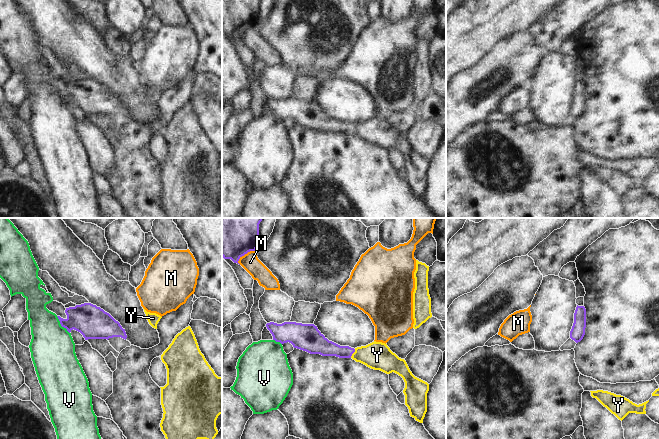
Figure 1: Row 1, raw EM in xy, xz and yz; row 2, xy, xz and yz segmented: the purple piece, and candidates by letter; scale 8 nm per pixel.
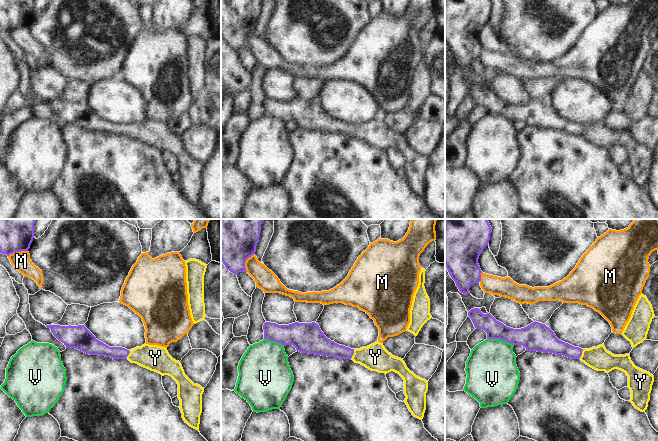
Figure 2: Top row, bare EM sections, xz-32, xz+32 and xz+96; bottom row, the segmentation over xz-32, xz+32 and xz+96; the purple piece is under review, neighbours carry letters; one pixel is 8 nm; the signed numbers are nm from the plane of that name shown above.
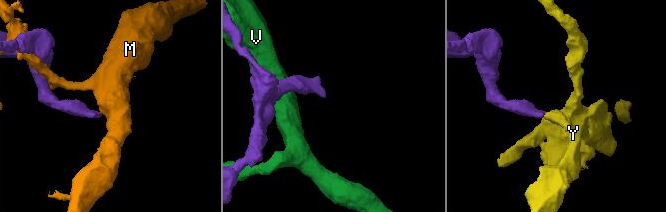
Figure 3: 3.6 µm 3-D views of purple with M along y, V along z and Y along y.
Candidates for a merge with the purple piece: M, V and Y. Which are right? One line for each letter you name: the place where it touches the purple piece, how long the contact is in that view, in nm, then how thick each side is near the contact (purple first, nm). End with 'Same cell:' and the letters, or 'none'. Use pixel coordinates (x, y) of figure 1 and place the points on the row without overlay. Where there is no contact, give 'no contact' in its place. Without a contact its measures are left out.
Y: contact xz (353, 128); length 80 nm; calibres 140 and 220 nm
Same cell: Y

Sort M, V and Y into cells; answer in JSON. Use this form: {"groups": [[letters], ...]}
{"groups": [["M"], ["V"], ["Y"]]}

